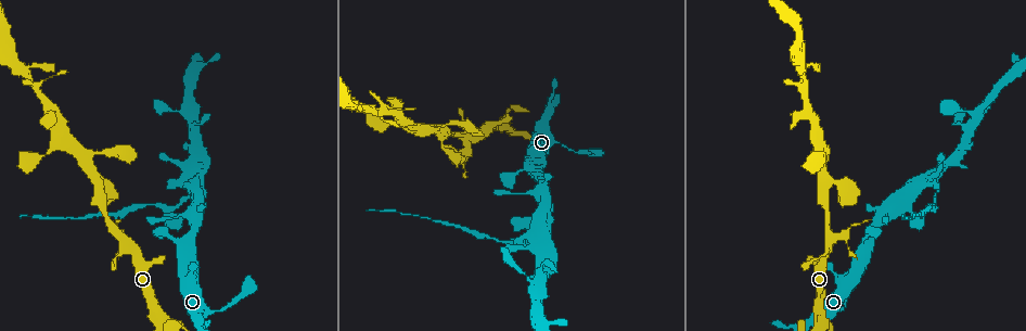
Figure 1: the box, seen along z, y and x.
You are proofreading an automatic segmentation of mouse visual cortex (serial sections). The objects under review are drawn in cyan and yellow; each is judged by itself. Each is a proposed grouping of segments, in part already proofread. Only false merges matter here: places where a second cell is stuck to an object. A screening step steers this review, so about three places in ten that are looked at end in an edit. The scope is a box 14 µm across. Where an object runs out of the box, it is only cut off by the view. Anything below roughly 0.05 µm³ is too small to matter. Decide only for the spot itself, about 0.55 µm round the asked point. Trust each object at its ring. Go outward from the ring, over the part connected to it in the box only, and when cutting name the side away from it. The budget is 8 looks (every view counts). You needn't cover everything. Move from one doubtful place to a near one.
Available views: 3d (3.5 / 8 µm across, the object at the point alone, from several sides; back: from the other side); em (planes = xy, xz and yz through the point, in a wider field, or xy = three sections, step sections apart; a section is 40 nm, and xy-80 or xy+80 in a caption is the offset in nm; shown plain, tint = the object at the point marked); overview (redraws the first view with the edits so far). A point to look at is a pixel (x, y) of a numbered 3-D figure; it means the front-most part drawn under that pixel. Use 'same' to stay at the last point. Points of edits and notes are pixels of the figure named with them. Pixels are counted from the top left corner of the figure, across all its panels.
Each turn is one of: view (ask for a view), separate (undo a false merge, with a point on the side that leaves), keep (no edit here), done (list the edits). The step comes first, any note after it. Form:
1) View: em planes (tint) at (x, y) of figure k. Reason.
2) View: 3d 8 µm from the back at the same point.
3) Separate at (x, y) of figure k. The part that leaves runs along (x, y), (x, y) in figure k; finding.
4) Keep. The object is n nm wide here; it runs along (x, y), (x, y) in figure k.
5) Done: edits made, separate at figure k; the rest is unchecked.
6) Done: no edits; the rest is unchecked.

View: 3d 8 µm at (106, 190) of figure 1. Thick turns thin.

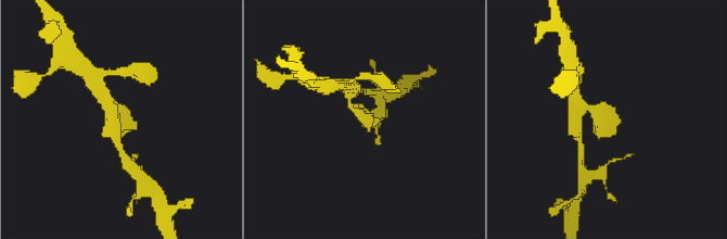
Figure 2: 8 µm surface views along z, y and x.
View: 3d 3.5 µm at (604, 119) of figure 2. Closer look.

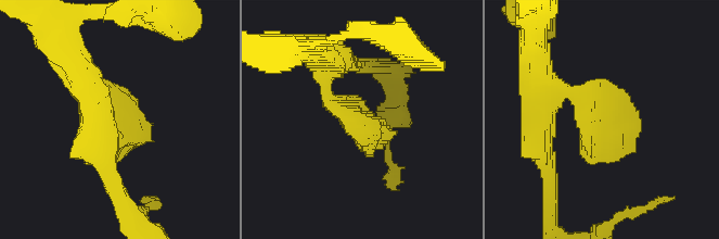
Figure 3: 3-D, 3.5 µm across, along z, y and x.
View: em xy step 1 (tint) at (358, 123) of figure 3.

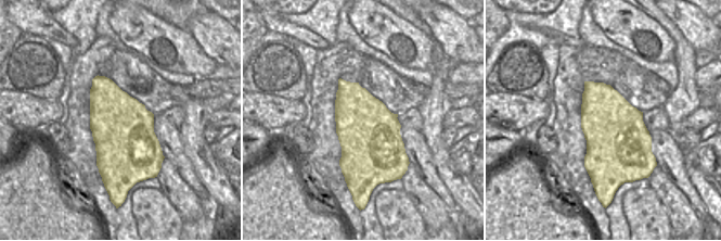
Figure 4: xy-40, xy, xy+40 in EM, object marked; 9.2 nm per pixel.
Keep. The object is 550 nm wide here; it runs along (328, 73), (331, 101), (394, 131) in figure 3; continuous, no second cell.

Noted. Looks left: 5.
View: 3d 3.5 µm at (199, 173) of figure 1.

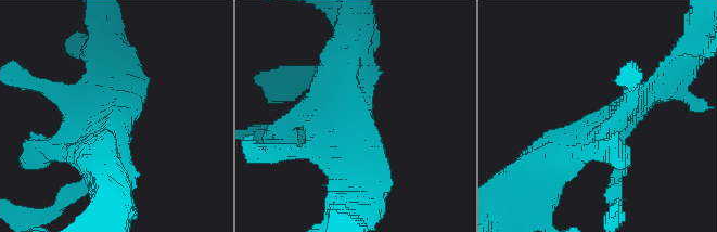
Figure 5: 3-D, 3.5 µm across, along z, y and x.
View: em xy step 2 (tint) at (115, 127) of figure 5.

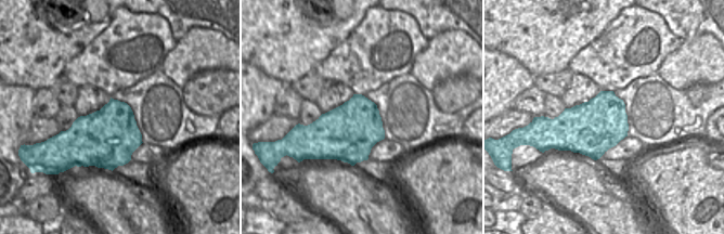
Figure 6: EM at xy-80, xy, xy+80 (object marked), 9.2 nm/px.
Separate at (615, 174) of figure 5. The object is 500 nm wide here; two cells meet here.

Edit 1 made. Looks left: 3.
View: 3d 3.5 µm at (375, 110) of figure 1. A fork.

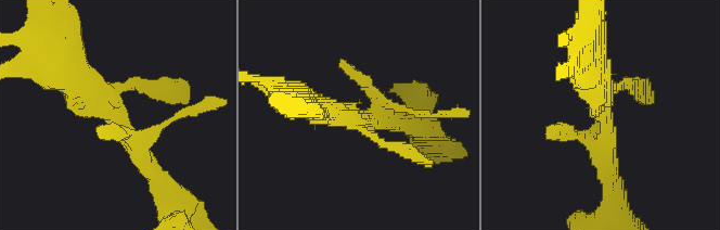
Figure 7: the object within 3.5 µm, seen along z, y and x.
Keep. It runs along (149, 168), (123, 125), (59, 61) in figure 7; one cell here.

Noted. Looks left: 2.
Done: edits made, separate at figure 5; the rest is unchecked.

